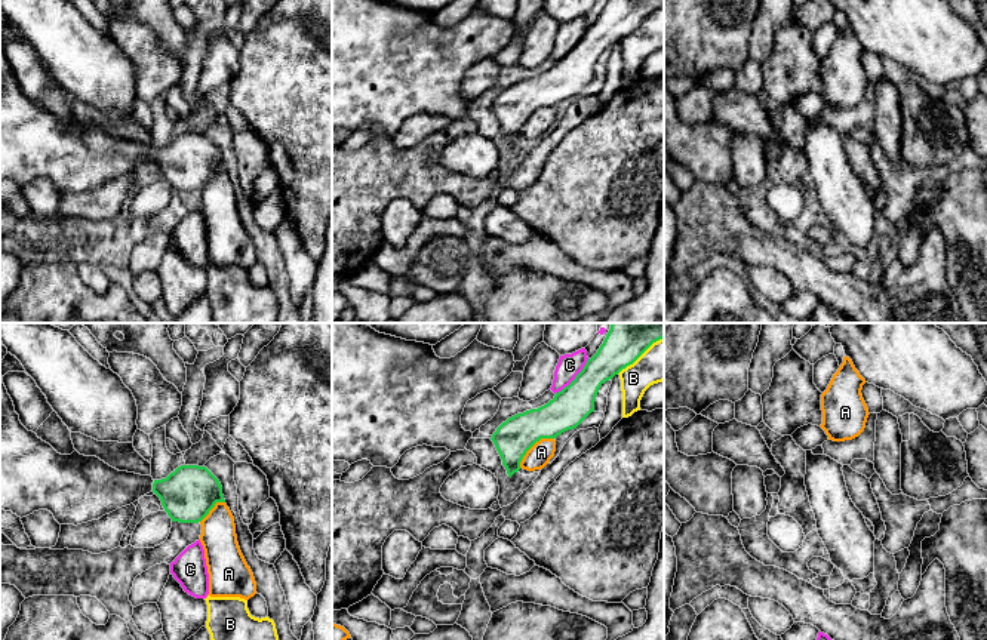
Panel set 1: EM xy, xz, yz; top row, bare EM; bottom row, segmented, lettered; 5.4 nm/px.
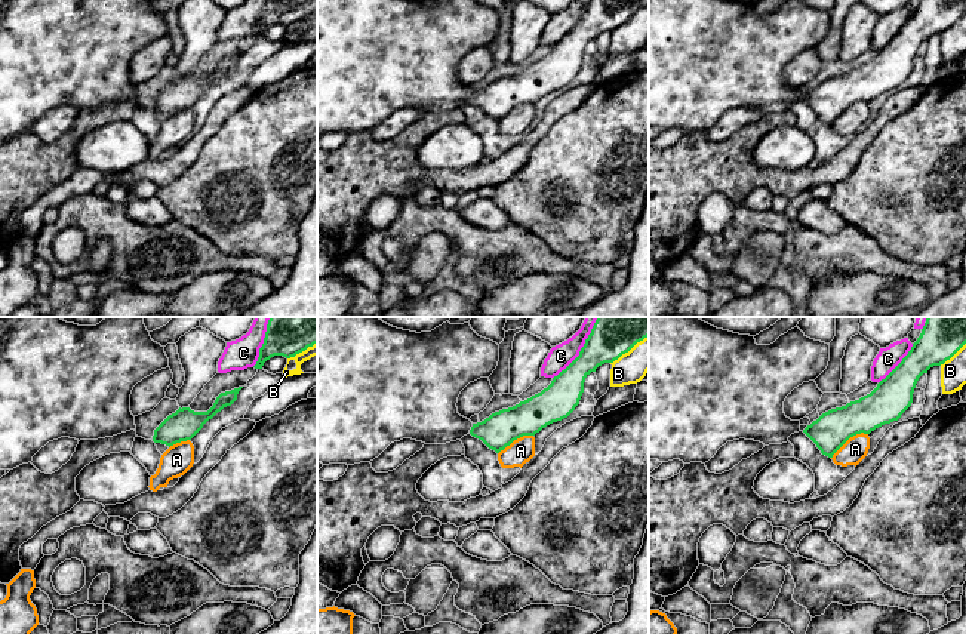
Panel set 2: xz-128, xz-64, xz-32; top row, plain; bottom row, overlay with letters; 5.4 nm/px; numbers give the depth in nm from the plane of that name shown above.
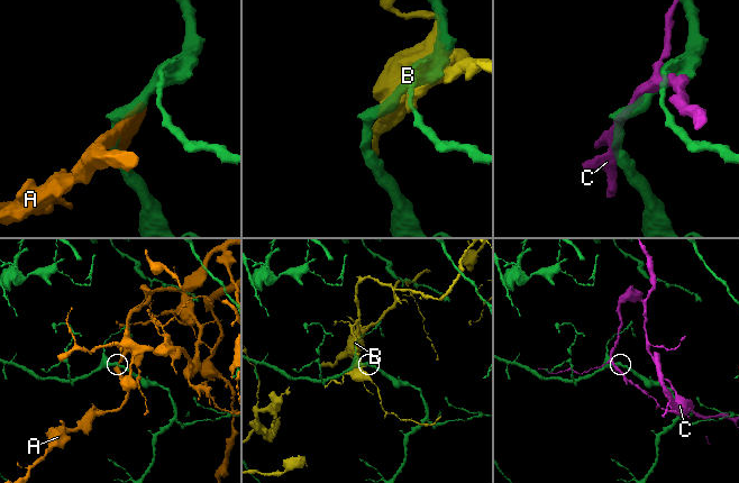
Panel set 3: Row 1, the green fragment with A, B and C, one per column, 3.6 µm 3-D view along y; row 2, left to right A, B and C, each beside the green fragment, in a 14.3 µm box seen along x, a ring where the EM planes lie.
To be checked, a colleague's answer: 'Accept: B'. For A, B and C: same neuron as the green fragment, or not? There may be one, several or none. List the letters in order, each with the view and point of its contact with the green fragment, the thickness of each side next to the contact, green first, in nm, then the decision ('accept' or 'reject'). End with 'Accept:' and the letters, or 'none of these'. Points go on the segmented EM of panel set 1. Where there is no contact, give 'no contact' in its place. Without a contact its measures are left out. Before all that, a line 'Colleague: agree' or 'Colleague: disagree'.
Colleague: disagree
A: xz (532, 445) | 200/120 nm | reject
B: xz (639, 356) | 280/220 nm | reject
C: xz (575, 378) | 200/130 nm | reject
Accept: none of these

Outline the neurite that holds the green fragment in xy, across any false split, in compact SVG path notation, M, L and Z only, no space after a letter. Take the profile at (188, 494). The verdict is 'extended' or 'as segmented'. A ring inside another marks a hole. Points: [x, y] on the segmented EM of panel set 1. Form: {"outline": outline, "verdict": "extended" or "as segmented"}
{"outline": "M0 375L0 510L21 519L47 510L59 524L77 526L130 505L150 492L160 498L172 521L179 523L199 523L216 502L225 502L219 480L206 467L181 465L166 479L154 480L151 476L119 471L77 450L71 455L58 453L21 424Z", "verdict": "extended"}

